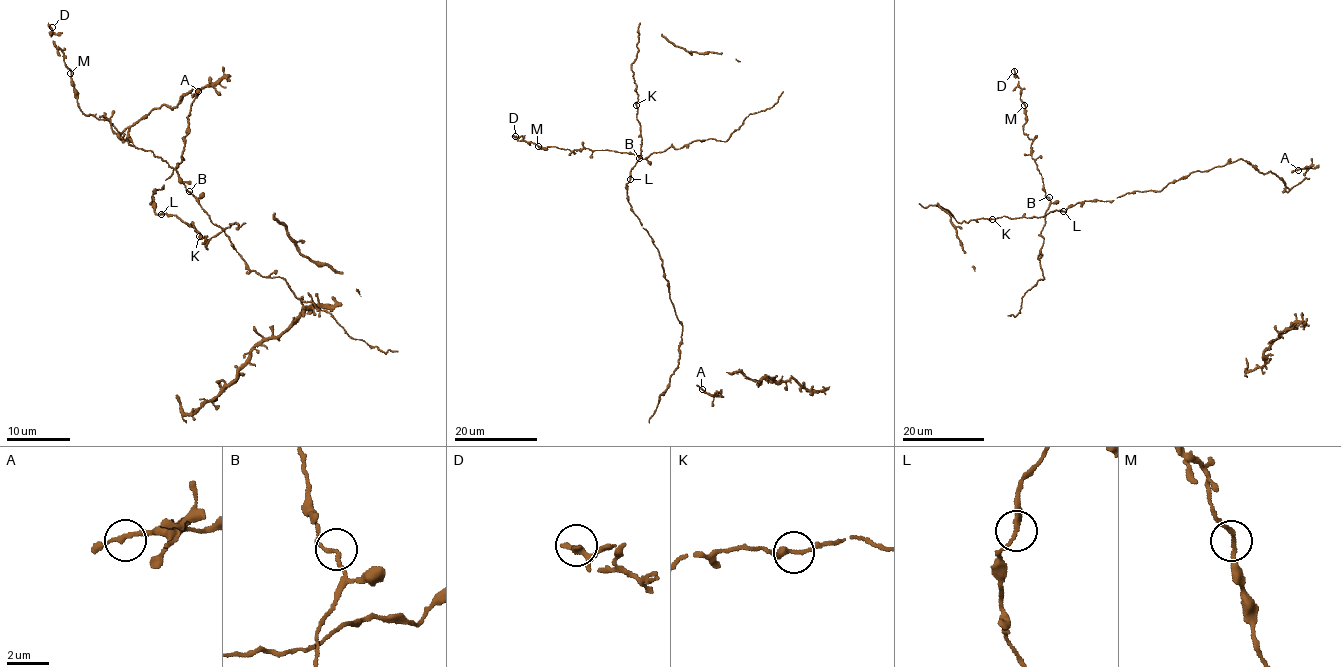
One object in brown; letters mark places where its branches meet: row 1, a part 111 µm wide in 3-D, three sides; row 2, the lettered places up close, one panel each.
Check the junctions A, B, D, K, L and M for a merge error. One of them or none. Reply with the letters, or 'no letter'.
no letter

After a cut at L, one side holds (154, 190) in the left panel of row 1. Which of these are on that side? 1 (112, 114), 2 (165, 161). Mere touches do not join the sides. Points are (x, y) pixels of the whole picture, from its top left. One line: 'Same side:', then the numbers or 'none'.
Same side: none

